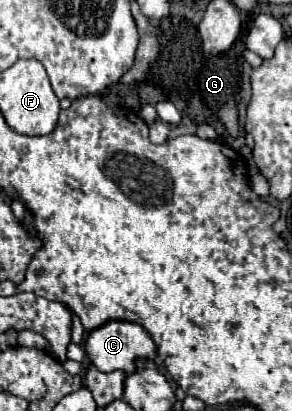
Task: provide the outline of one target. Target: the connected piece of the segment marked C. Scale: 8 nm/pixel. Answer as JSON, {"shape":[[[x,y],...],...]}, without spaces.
{"shape":[[[107,321],[105,325],[87,333],[83,347],[85,347],[85,353],[91,359],[91,363],[105,373],[115,371],[115,369],[133,373],[137,357],[149,357],[149,359],[155,357],[155,345],[153,345],[149,333],[141,325],[131,323],[131,321]]]}

